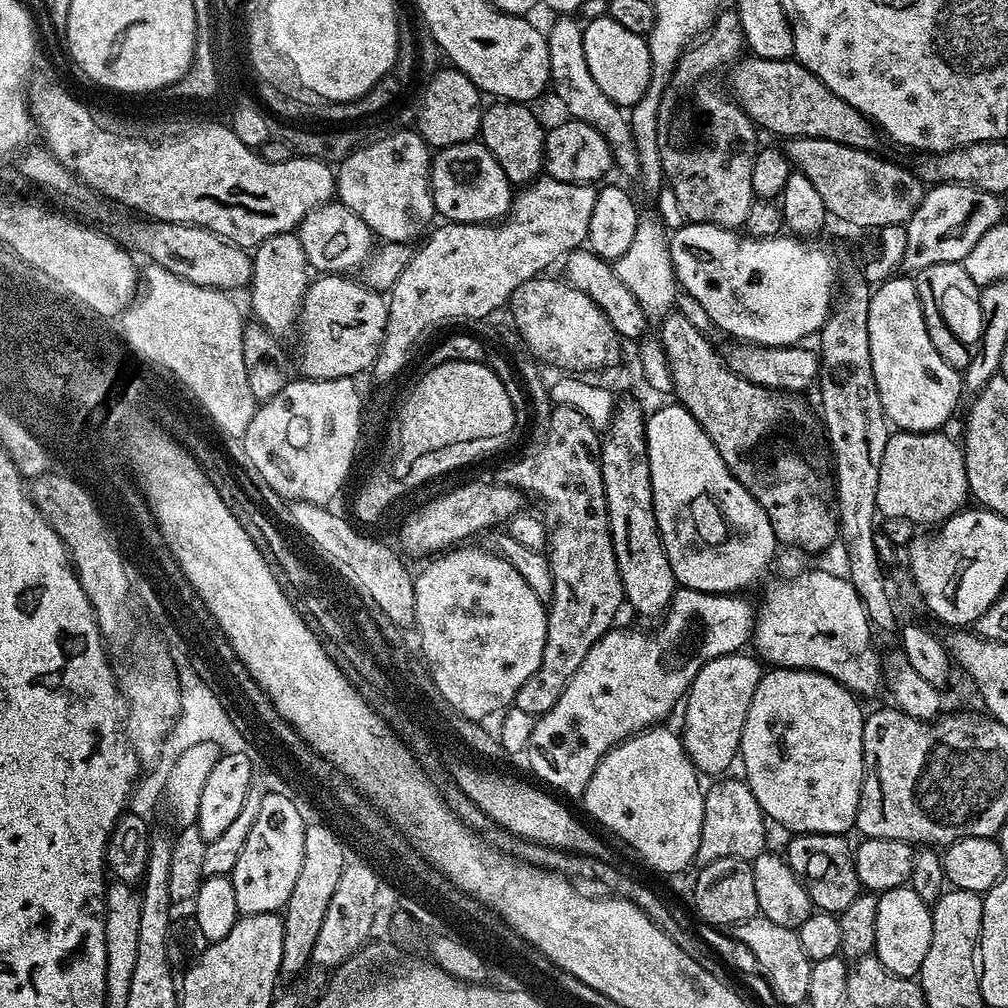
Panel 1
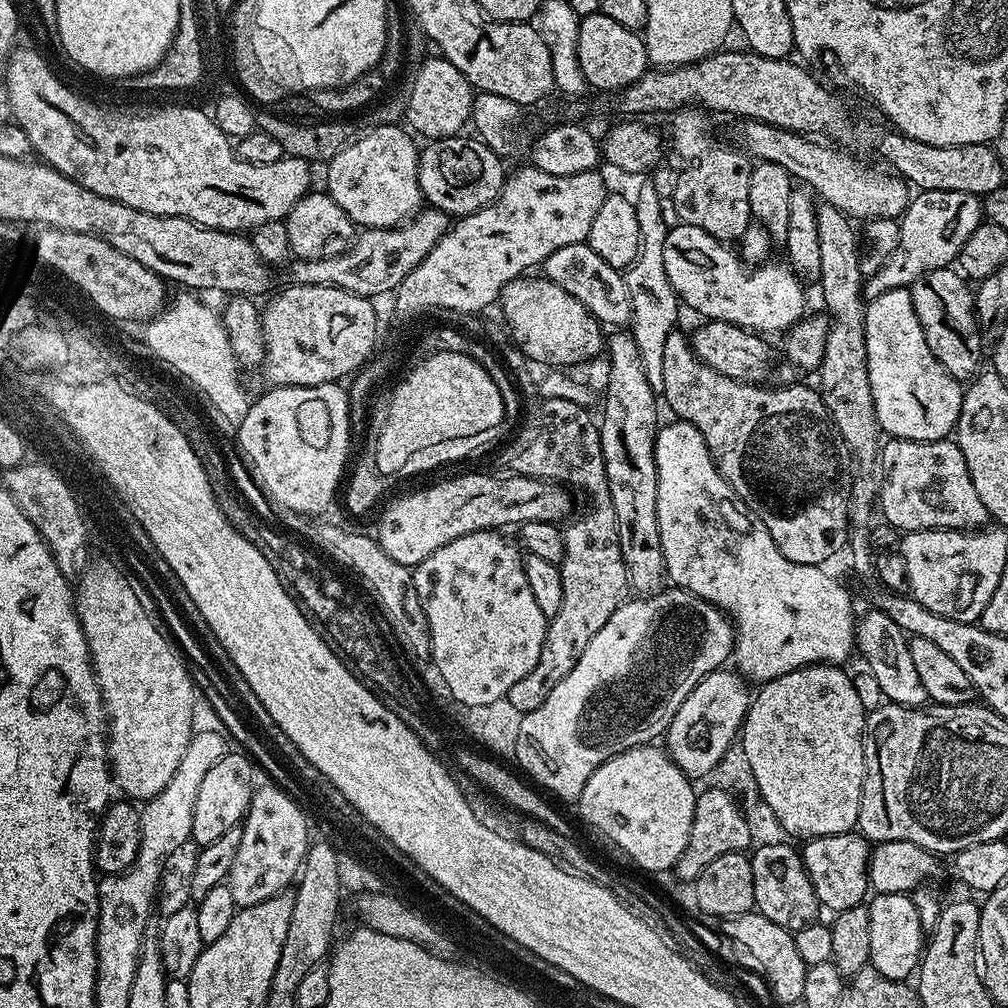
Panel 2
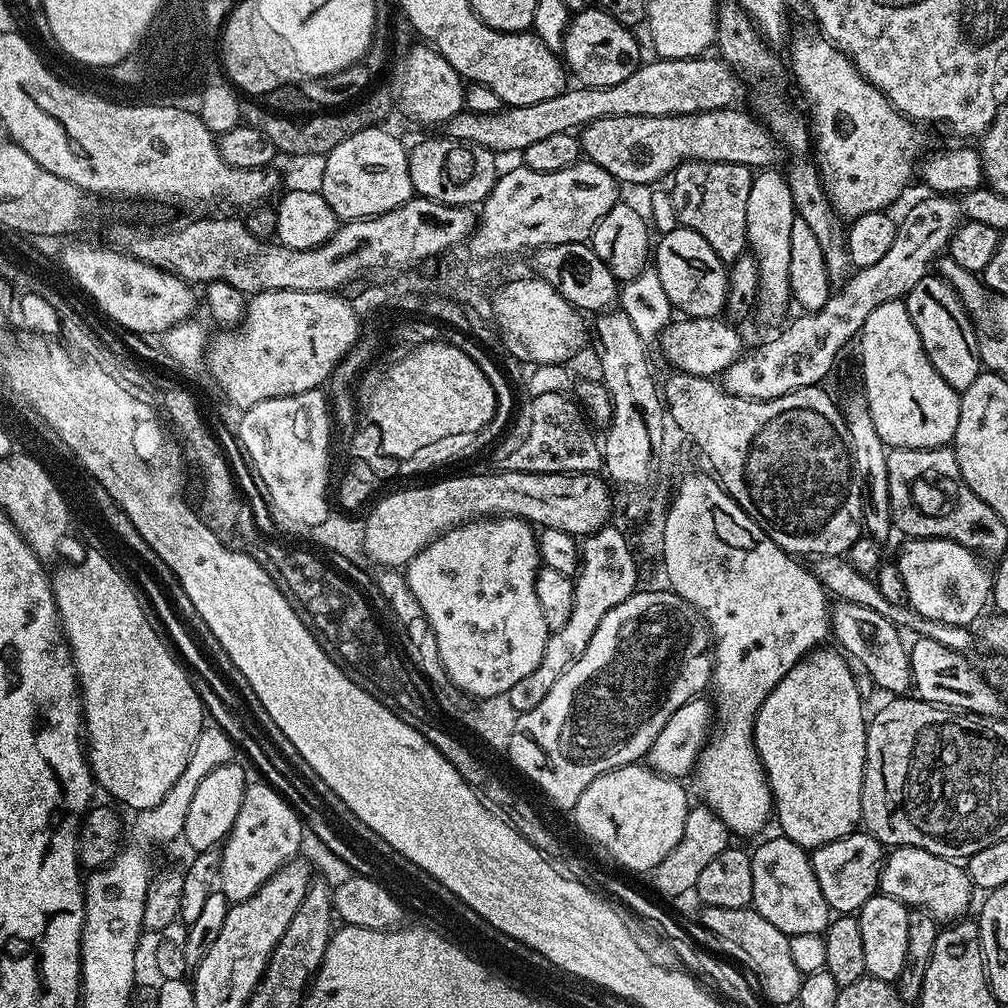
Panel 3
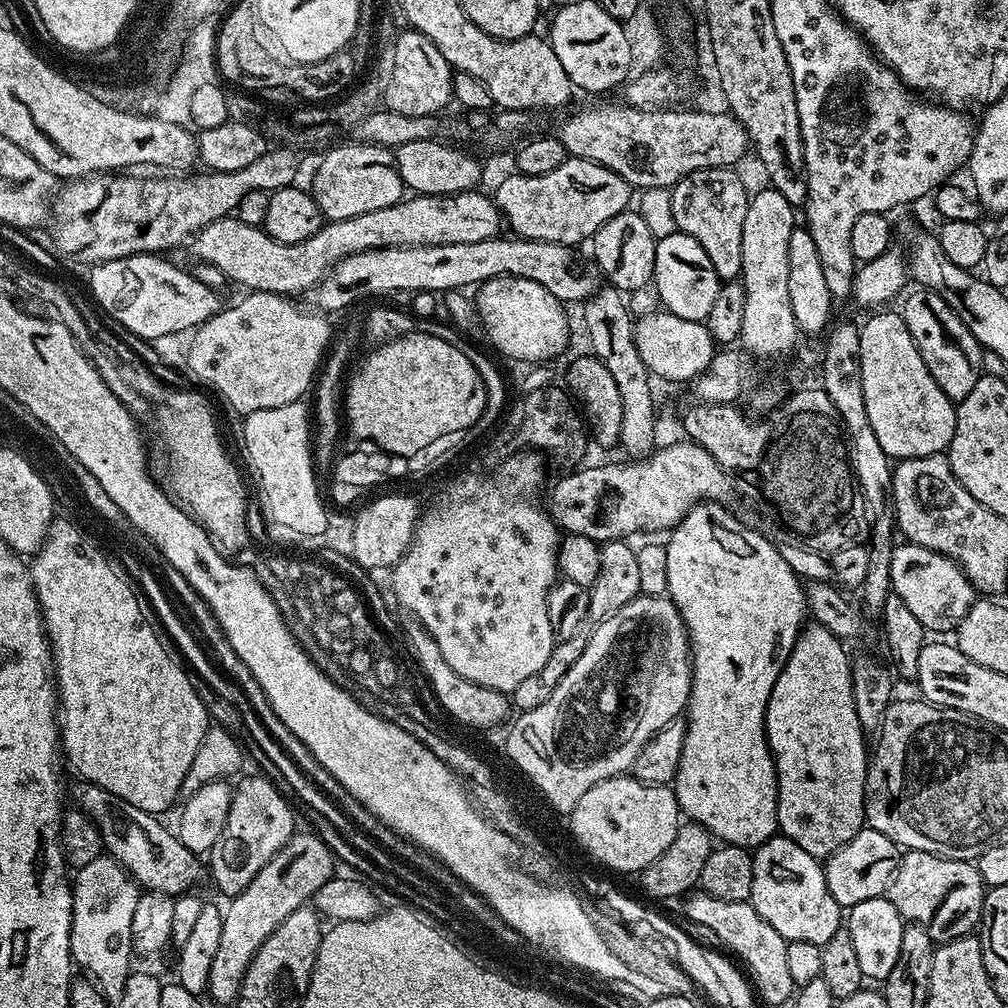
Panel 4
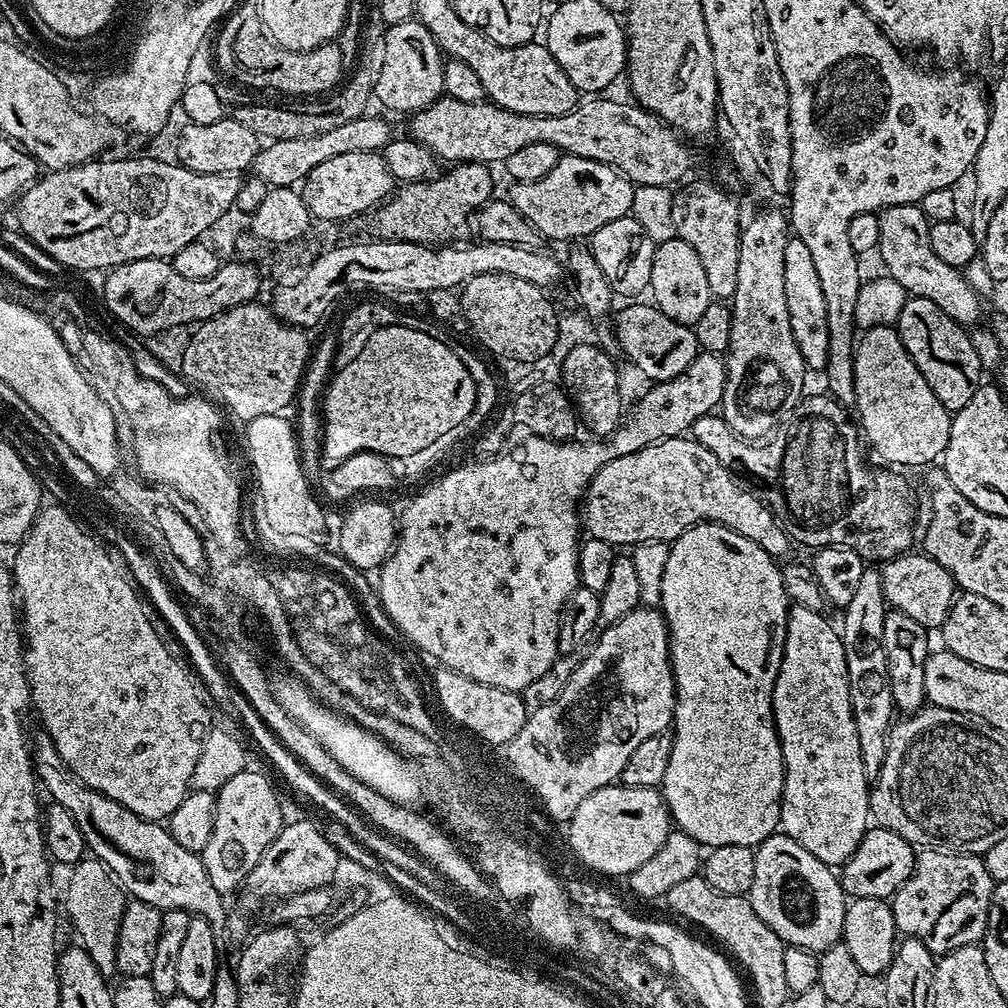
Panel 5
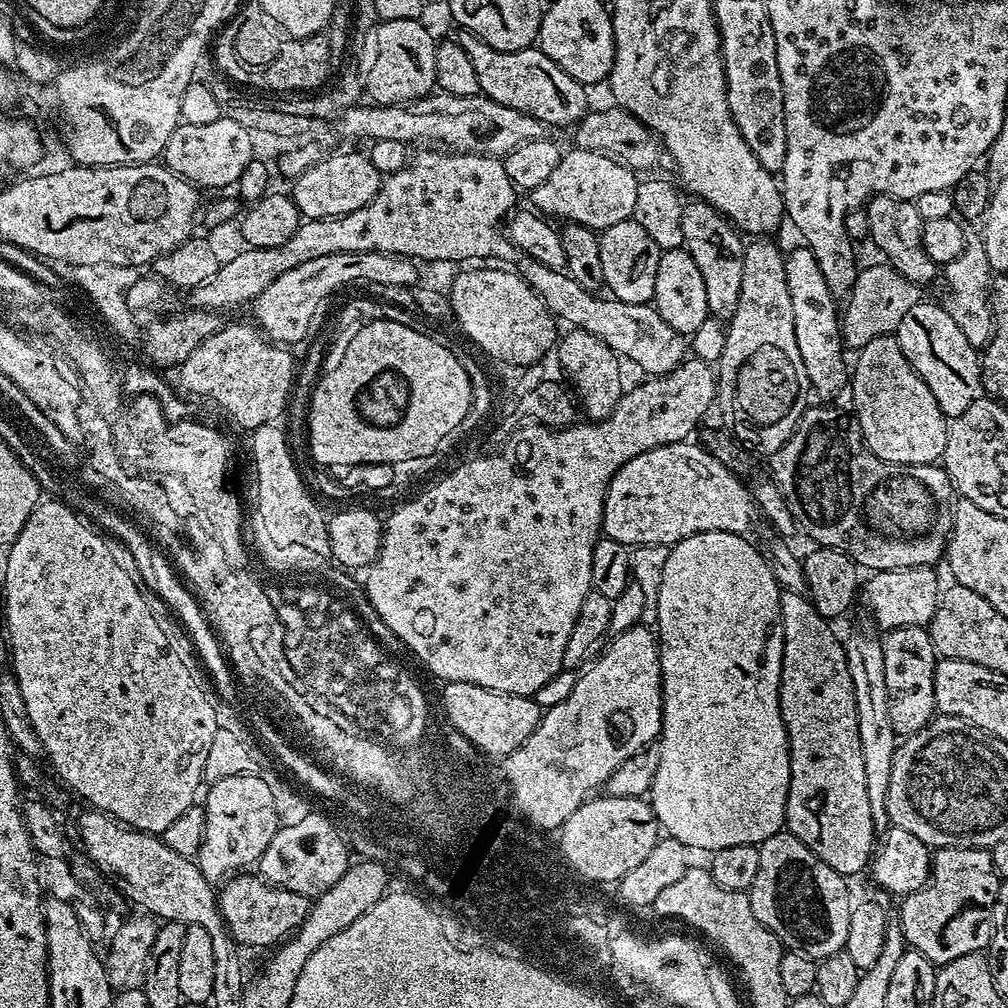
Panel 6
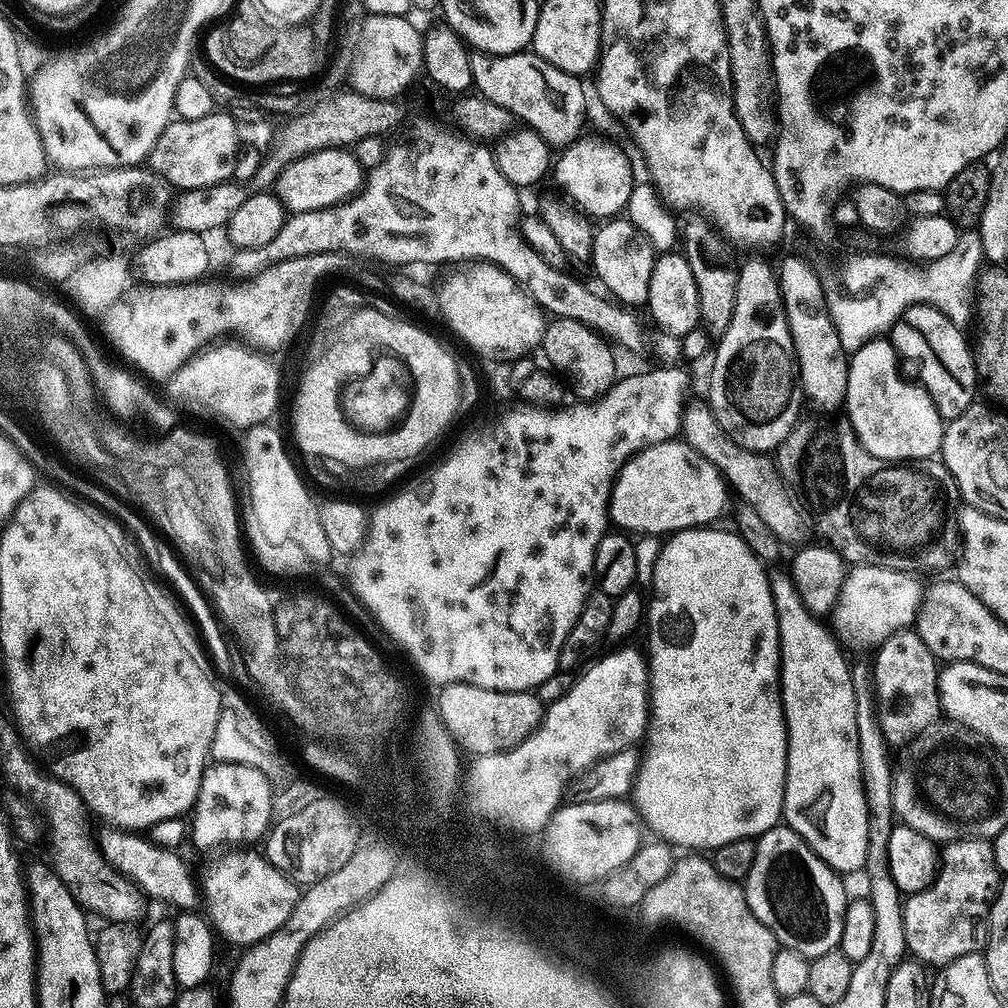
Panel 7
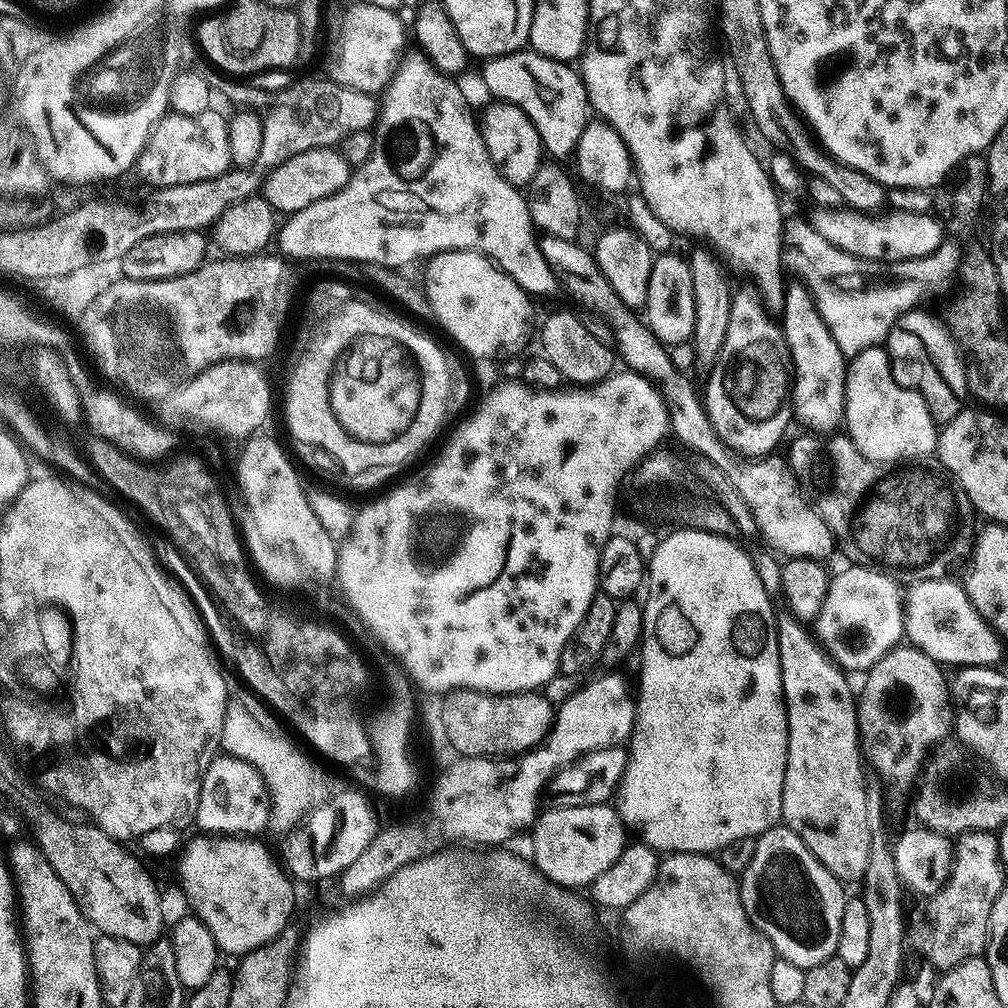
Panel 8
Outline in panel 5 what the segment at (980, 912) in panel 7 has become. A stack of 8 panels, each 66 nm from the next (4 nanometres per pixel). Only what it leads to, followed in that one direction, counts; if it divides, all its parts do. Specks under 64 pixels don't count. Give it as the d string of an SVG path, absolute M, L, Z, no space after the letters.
M925 848L916 852L916 865L907 880L890 897L897 933L921 940L933 957L939 958L967 944L980 944L988 930L988 911L992 905L994 881L985 861L976 854L957 854L947 850Z

